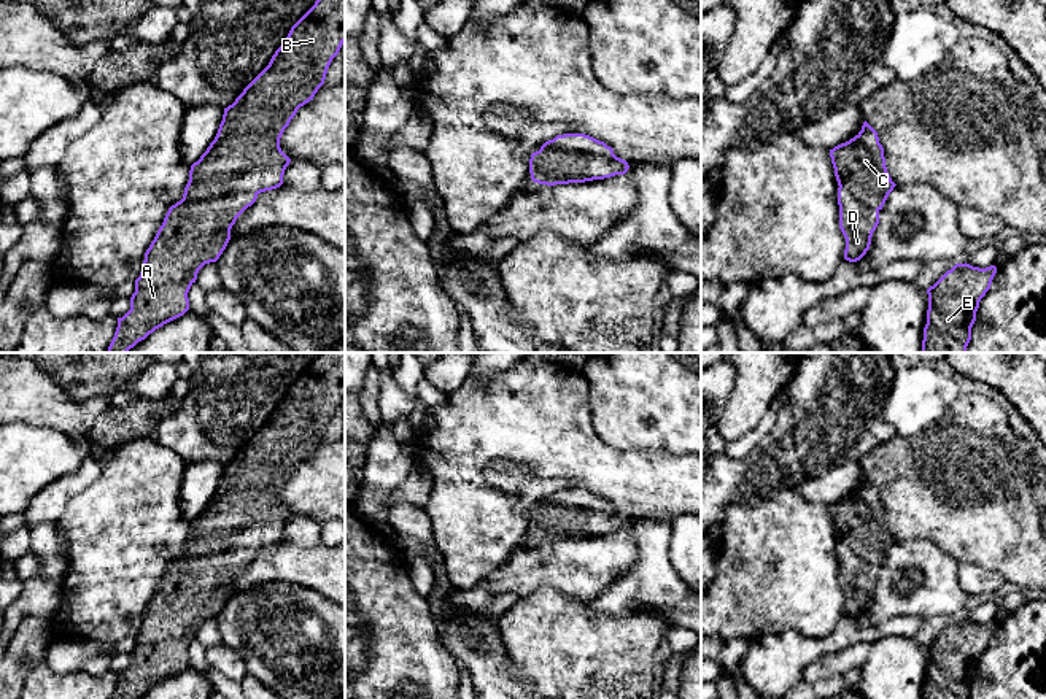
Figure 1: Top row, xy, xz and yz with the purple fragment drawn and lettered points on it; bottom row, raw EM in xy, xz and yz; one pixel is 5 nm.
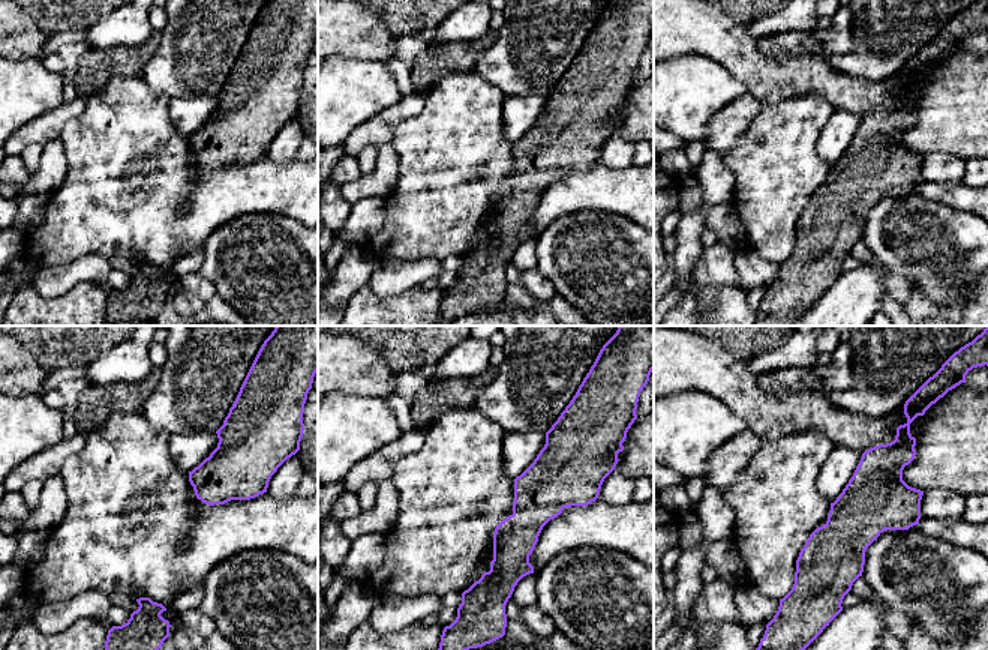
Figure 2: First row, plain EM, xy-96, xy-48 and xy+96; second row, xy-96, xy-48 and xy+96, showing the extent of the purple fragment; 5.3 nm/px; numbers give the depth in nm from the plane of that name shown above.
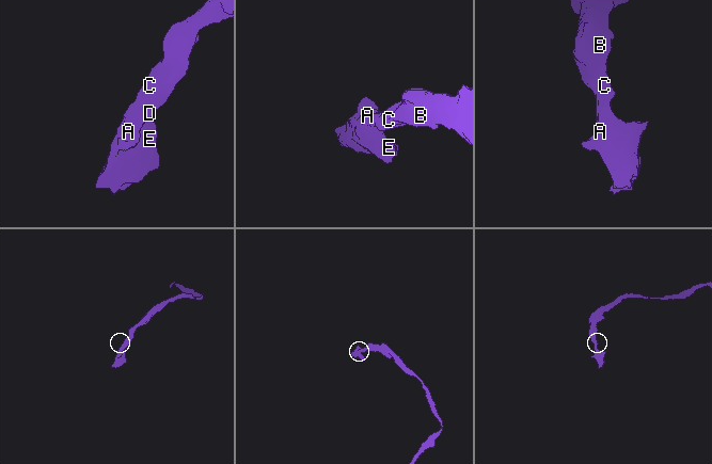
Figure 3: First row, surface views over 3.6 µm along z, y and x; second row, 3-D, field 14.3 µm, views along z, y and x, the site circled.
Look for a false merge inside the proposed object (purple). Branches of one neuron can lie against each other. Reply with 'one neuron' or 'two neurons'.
one neuron

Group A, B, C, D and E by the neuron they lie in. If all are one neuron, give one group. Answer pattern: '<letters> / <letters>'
A B C D E

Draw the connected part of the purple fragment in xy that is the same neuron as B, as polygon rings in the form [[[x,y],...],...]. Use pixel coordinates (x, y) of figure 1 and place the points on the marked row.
[[[316,0],[291,27],[269,65],[224,108],[215,140],[191,165],[183,199],[172,205],[154,240],[145,253],[143,268],[135,280],[130,310],[118,318],[108,353],[127,353],[156,329],[189,310],[188,292],[199,270],[216,262],[231,240],[237,218],[258,195],[283,184],[291,159],[281,151],[280,138],[297,110],[313,100],[324,84],[327,68],[345,43],[345,0]]]

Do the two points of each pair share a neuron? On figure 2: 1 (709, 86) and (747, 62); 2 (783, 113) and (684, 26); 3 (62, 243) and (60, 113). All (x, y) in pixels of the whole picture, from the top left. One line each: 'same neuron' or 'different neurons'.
1: different neurons
2: different neurons
3: different neurons

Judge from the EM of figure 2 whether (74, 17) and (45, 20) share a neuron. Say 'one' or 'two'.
one

